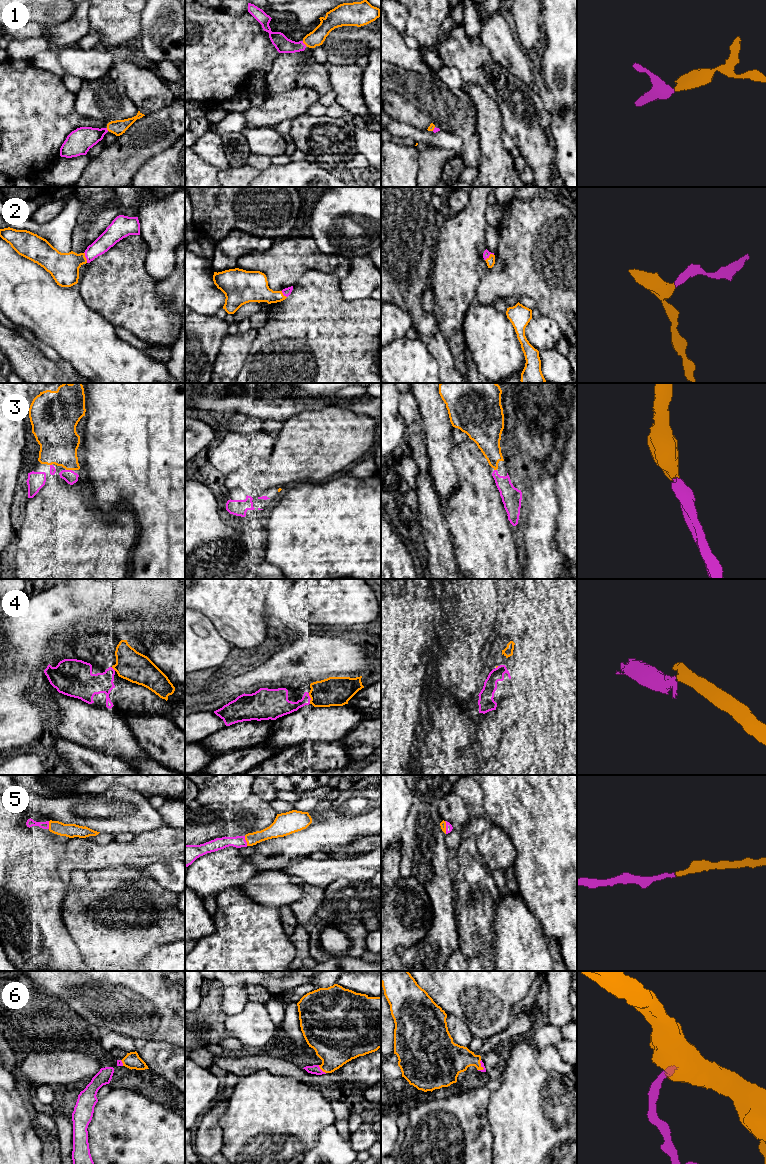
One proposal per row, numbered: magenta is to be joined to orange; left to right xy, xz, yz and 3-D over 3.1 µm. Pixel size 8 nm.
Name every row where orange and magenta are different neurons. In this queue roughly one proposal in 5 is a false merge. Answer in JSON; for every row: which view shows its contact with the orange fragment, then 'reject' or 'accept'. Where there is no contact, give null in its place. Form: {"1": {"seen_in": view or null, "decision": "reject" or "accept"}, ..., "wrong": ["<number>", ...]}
{"1": {"seen_in": "xz", "decision": "accept"}, "2": {"seen_in": "xy", "decision": "accept"}, "3": {"seen_in": "xy", "decision": "accept"}, "4": {"seen_in": "xz", "decision": "reject"}, "5": {"seen_in": "xz", "decision": "accept"}, "6": {"seen_in": "xz", "decision": "accept"}, "wrong": ["4"]}

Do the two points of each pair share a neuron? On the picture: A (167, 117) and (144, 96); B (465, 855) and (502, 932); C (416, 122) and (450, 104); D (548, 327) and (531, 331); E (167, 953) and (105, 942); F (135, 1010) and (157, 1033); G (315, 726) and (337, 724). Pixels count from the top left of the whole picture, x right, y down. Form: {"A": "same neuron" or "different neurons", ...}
{"A": "different neurons", "B": "different neurons", "C": "different neurons", "D": "same neuron", "E": "different neurons", "F": "same neuron", "G": "same neuron"}

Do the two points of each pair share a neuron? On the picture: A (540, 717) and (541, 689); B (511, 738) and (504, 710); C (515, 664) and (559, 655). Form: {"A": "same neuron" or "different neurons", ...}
{"A": "same neuron", "B": "different neurons", "C": "different neurons"}

